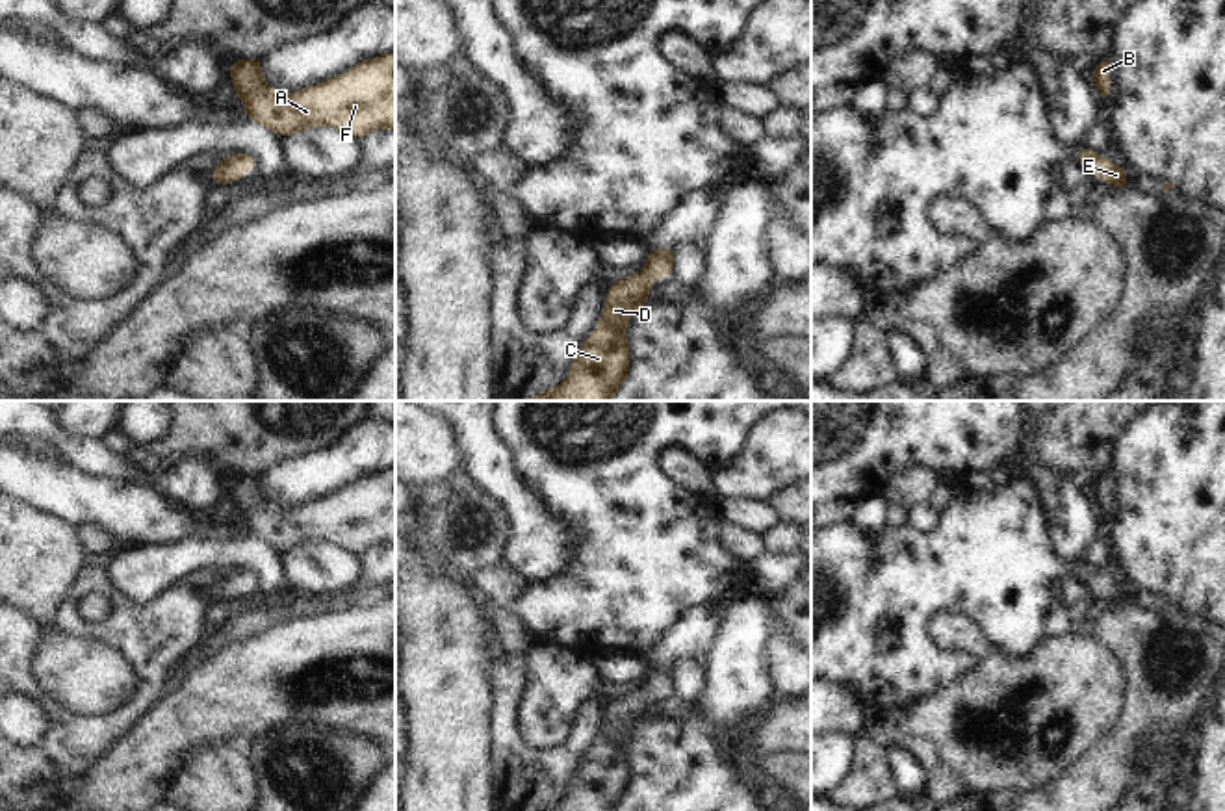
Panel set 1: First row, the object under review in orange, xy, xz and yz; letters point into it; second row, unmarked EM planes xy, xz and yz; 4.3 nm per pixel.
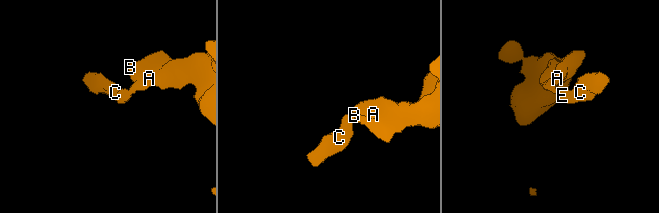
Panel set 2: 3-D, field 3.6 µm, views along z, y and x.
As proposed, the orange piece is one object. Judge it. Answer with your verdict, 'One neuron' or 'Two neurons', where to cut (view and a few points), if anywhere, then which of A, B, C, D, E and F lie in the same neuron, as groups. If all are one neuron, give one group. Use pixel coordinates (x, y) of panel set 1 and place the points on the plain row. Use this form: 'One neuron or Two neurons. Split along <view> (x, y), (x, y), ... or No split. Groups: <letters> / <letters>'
One neuron. No split. Groups: A B C D E F.

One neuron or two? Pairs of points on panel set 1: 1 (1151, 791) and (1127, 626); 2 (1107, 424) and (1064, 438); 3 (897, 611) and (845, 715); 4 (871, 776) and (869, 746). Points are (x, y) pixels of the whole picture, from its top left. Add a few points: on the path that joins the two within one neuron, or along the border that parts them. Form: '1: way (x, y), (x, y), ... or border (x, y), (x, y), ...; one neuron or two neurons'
1: border (1181, 739), (1129, 791); two neurons
2: way (1096, 424), (1084, 424), (1075, 433); one neuron
3: border (830, 683), (845, 689), (867, 715); two neurons
4: way (871, 769), (871, 754); one neuron

